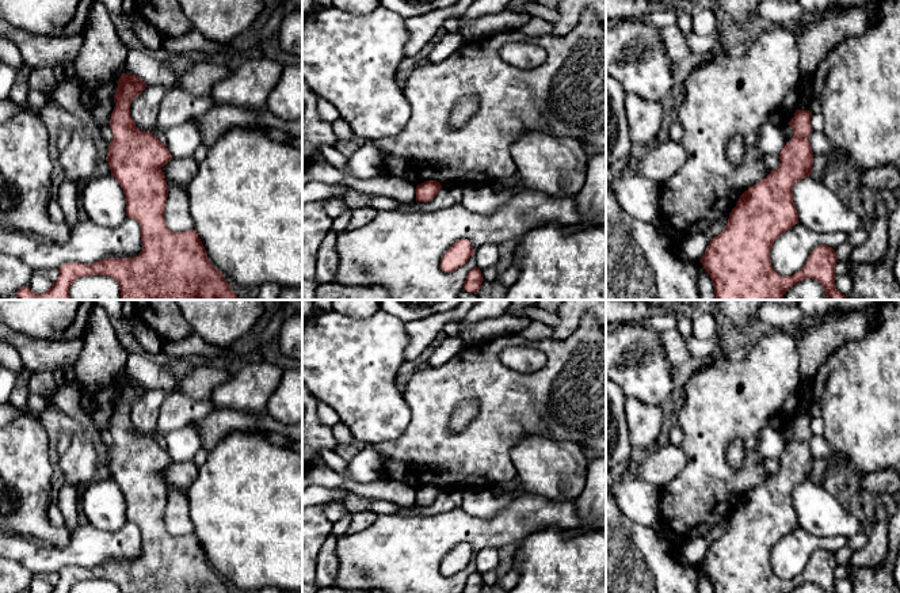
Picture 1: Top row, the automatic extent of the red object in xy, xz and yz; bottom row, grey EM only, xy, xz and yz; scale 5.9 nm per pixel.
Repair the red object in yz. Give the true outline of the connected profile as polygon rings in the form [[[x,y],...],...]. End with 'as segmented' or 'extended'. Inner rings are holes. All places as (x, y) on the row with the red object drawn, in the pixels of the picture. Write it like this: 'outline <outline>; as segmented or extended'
outline [[[796,110],[789,122],[794,136],[779,152],[779,166],[740,195],[724,231],[712,239],[699,259],[712,278],[716,300],[783,300],[783,294],[793,285],[806,278],[823,285],[827,300],[847,300],[847,296],[842,294],[835,285],[836,252],[825,244],[817,246],[805,266],[793,275],[779,275],[770,262],[774,242],[798,223],[793,186],[812,172],[813,152],[808,138],[812,130],[811,115],[809,110]]]; as segmented

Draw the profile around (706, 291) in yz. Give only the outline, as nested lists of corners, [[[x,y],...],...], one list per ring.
[[[698,262],[698,274],[699,274],[699,300],[716,300],[714,286],[710,275],[703,269],[702,263]]]

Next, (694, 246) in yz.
[[[724,214],[705,232],[697,235],[686,235],[679,239],[680,247],[684,251],[686,256],[695,262],[699,262],[712,239],[718,236],[724,231],[728,218],[729,214]]]

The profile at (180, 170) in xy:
[[[172,157],[164,168],[164,176],[179,186],[187,187],[198,172],[198,163],[194,157]]]

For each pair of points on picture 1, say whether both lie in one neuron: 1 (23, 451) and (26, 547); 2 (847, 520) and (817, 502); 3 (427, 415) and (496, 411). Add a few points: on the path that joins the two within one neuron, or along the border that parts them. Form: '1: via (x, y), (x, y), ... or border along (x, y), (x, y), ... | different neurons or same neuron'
1: border along (14, 533), (44, 543) | different neurons
2: via (841, 520), (835, 520), (824, 509) | same neuron
3: via (445, 398), (449, 394), (479, 394) | same neuron

